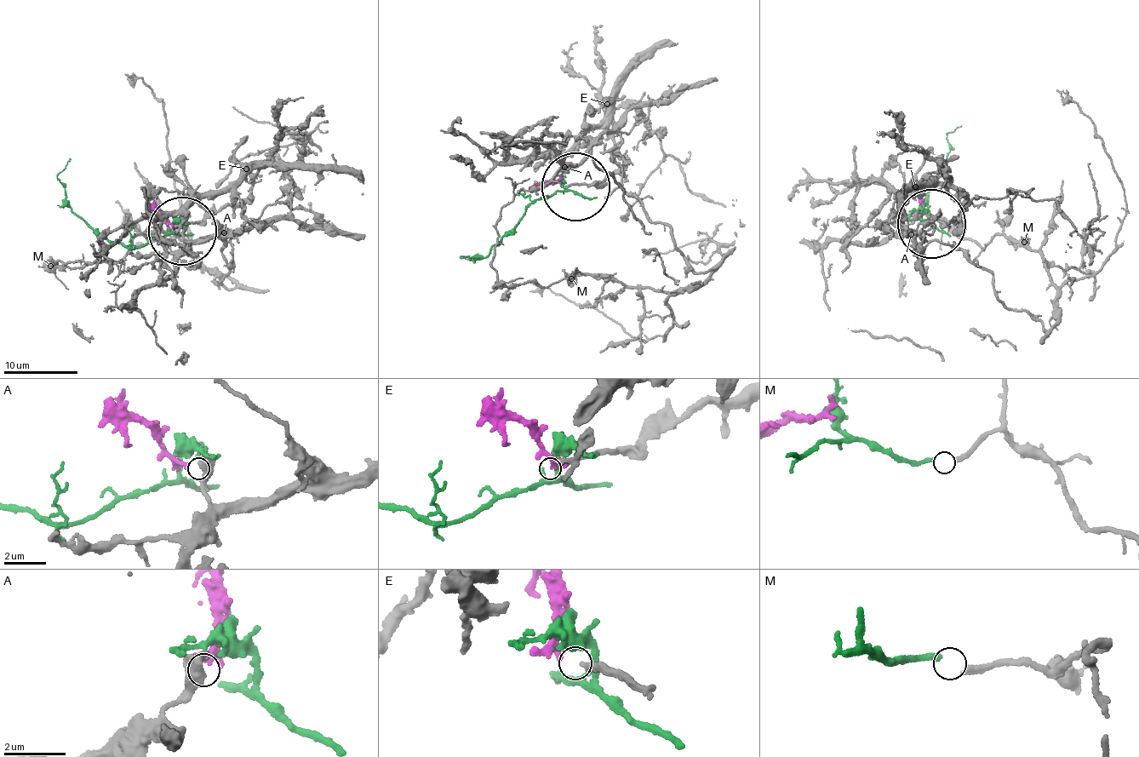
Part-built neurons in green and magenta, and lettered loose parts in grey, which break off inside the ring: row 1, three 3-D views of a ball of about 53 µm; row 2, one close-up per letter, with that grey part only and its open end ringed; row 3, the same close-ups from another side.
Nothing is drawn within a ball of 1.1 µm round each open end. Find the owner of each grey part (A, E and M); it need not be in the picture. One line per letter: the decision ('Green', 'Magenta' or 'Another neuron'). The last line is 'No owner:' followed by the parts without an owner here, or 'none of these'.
A: Magenta
E: Another neuron
M: Green
No owner: E

